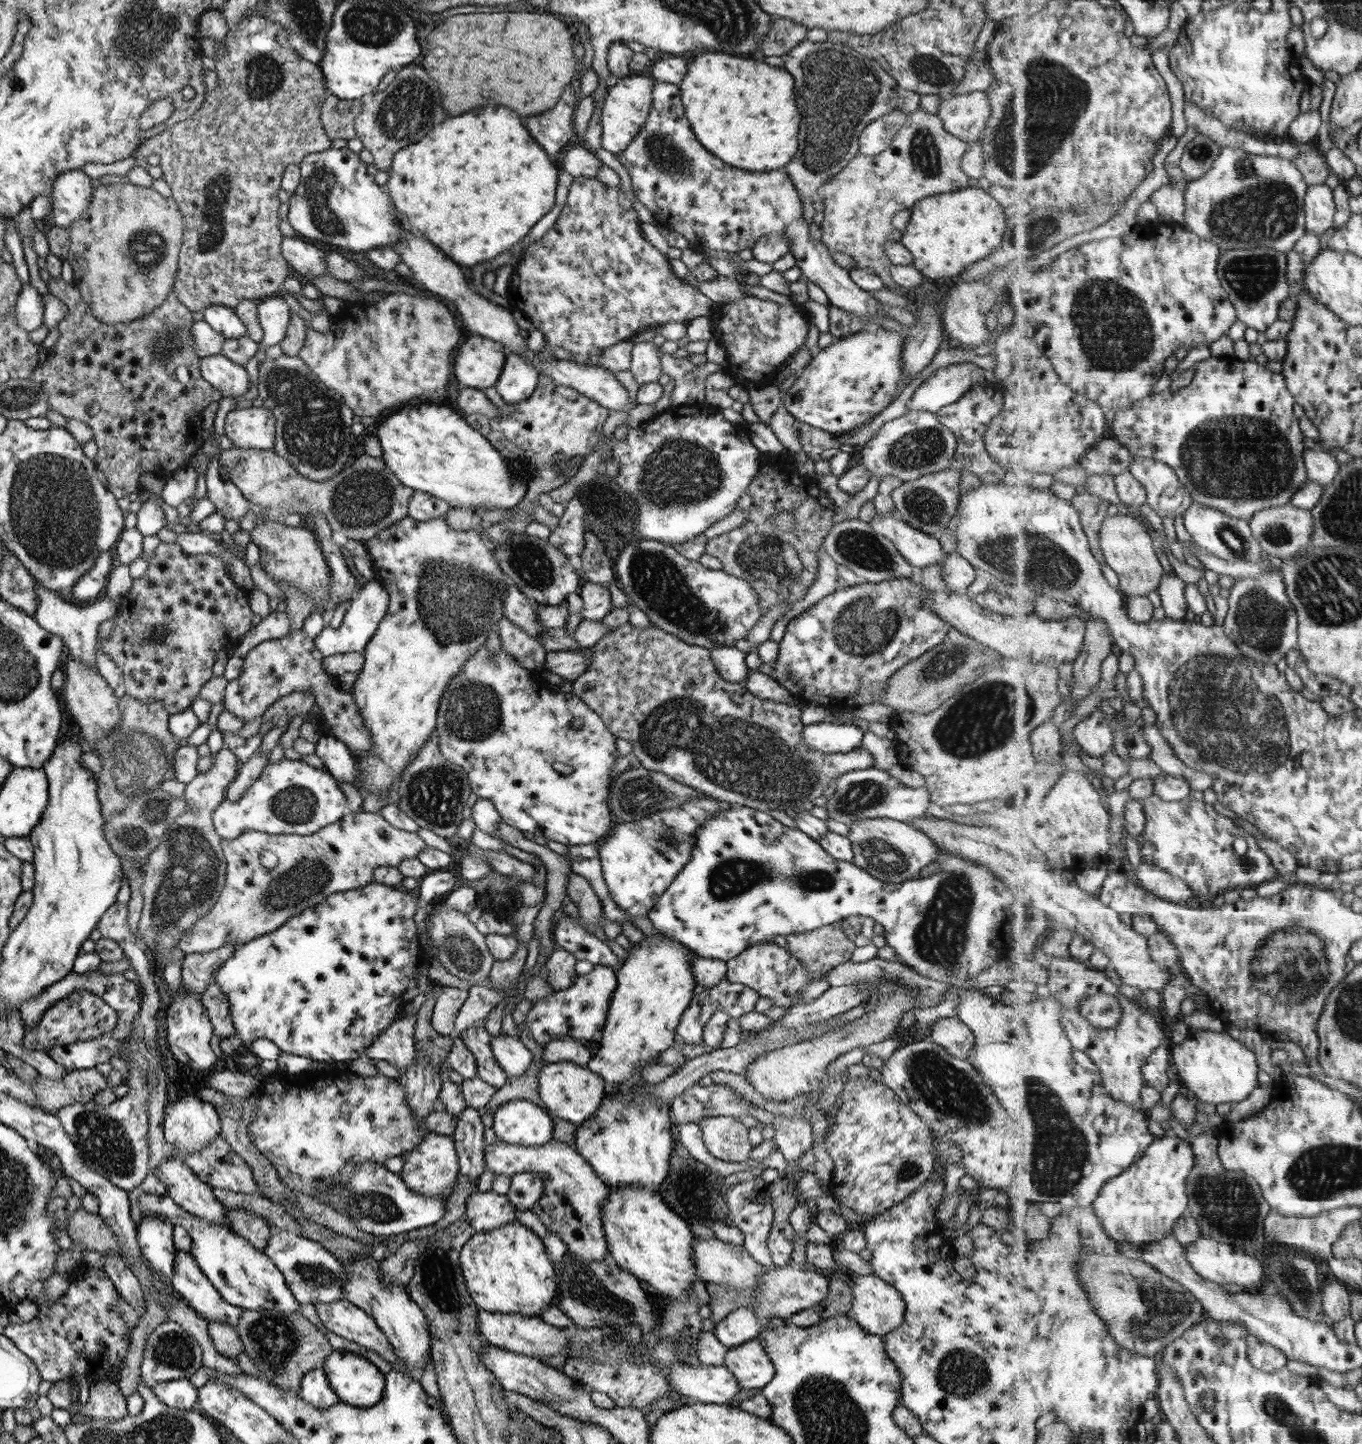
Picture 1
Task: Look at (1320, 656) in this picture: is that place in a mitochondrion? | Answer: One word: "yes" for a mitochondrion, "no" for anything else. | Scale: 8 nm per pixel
no

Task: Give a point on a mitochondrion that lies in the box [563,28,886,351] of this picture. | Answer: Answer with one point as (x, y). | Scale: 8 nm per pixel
(838, 91)

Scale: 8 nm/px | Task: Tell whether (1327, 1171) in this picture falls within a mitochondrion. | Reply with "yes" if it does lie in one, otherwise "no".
yes

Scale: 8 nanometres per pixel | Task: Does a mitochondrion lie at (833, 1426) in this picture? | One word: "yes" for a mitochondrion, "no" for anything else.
yes

